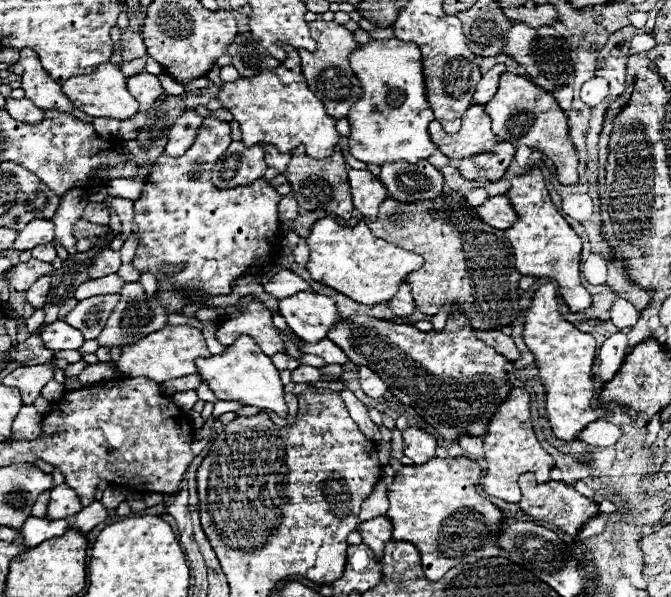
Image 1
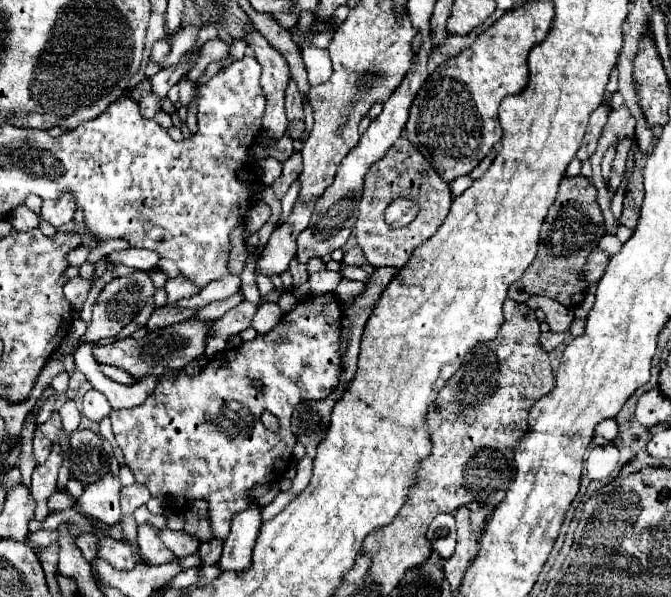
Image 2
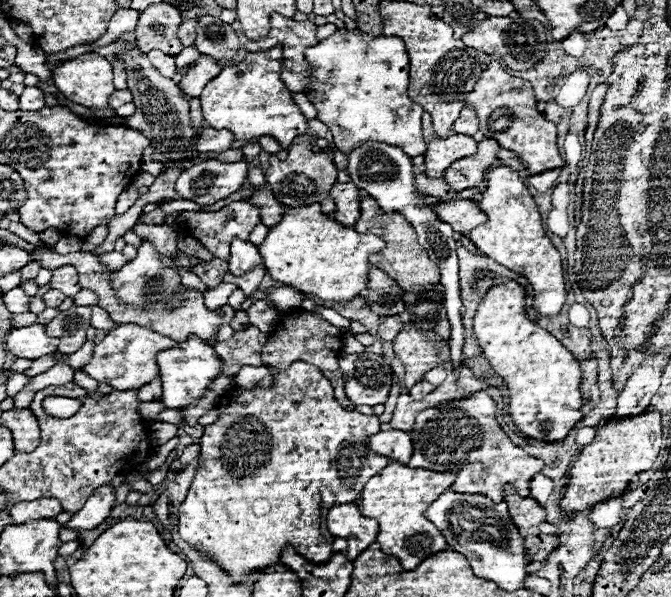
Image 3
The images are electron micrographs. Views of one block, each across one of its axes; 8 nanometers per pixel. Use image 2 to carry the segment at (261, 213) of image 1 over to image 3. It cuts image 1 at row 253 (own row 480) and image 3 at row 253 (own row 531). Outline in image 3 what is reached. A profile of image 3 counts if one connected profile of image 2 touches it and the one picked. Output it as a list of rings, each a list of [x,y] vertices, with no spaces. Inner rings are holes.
[[[236,200],[236,202],[230,202],[230,204],[226,204],[224,208],[220,208],[216,212],[190,212],[190,210],[184,210],[182,218],[184,218],[182,228],[180,228],[182,234],[198,238],[214,254],[214,258],[228,260],[230,258],[230,242],[234,238],[248,240],[250,230],[254,230],[254,226],[260,224],[260,208],[250,204],[248,200]]]

